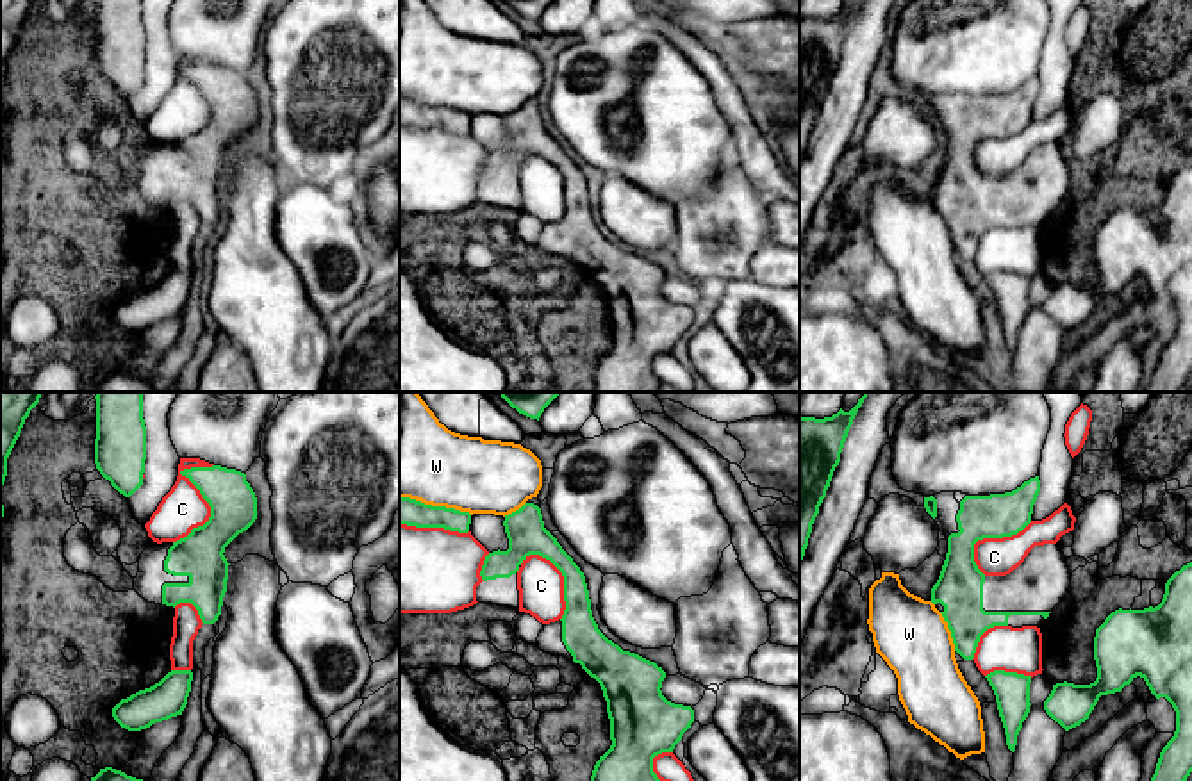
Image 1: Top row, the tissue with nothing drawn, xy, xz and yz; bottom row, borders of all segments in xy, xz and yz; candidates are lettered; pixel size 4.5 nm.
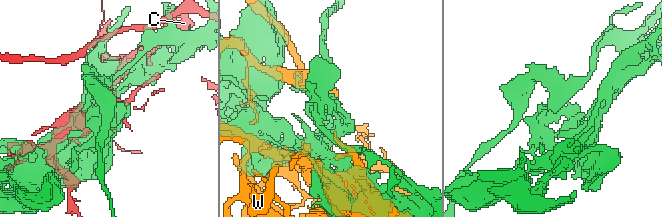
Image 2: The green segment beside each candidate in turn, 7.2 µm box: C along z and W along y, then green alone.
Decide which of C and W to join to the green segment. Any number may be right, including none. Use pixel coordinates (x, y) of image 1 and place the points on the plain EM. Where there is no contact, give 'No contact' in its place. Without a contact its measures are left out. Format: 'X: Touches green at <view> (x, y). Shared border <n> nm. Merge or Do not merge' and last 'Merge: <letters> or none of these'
C: Touches green at xy (202, 97). Shared border 400 nm. Do not merge
W: Touches green at xz (436, 107). Shared border 340 nm. Do not merge
Merge: none of these

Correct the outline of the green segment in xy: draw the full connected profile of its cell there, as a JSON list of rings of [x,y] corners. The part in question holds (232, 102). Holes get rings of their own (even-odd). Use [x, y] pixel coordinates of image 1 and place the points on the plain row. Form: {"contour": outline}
{"contour": [[[221,66],[180,71],[211,107],[203,127],[177,143],[146,148],[134,191],[148,203],[191,203],[203,225],[221,216],[228,162],[225,148],[257,119],[257,98],[246,75]]]}

